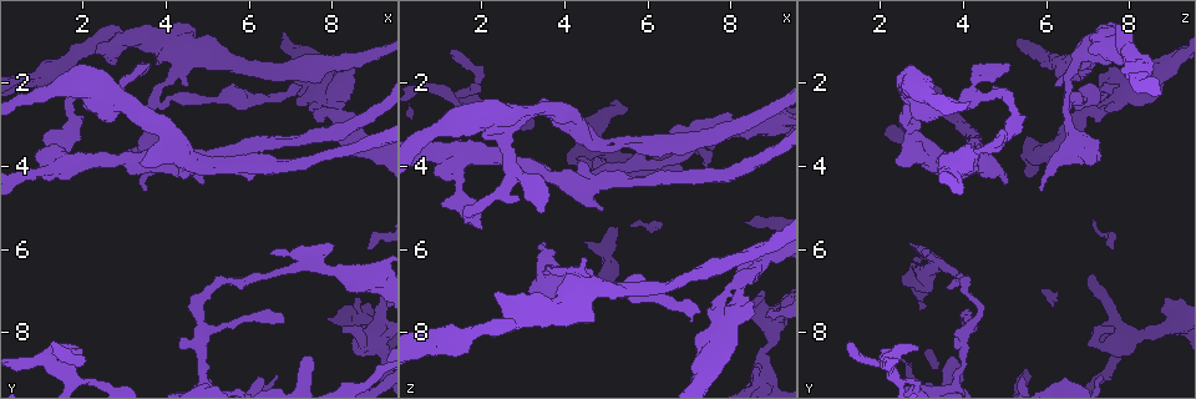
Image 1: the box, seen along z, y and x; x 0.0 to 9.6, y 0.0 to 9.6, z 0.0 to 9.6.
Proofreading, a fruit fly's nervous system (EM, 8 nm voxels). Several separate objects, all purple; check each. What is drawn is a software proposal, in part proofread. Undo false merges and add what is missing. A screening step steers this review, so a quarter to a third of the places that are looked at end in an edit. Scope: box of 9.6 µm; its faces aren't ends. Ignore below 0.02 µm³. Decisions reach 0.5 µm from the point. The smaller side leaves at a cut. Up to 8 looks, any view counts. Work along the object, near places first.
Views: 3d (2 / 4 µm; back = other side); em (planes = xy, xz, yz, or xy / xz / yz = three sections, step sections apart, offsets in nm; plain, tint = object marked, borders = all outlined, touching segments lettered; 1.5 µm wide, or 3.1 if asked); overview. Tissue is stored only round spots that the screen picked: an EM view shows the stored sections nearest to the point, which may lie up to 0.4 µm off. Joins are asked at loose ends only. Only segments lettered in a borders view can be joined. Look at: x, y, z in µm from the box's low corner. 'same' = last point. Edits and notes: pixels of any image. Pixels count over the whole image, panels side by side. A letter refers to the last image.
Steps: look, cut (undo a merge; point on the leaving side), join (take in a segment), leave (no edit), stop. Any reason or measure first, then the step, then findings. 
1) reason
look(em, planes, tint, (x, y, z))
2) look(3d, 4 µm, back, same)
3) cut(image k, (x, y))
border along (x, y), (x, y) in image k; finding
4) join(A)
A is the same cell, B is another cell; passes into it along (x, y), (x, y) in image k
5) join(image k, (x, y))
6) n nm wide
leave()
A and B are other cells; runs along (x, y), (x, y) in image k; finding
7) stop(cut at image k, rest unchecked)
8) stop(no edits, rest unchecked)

branch stops here
look(3d, 2 µm, (3.60, 4.55, 5.85))

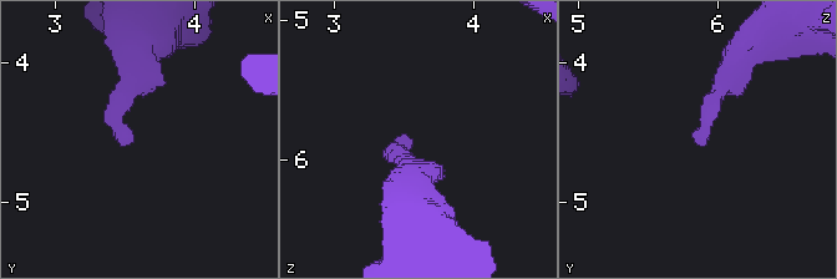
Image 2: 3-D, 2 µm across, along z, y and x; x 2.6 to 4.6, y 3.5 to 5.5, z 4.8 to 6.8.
need the tissue
look(em, planes, borders, (3.58, 4.56, 5.88))

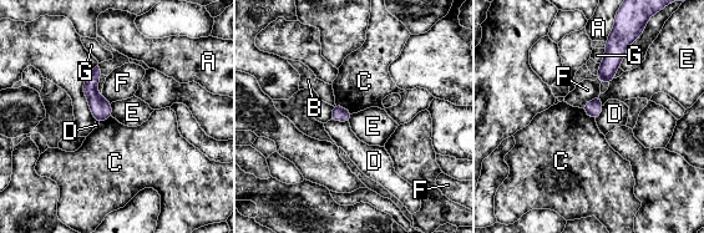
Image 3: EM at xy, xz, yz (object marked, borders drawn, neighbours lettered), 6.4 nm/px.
F touches over 140 nm
leave()
A, B, C, D, E, F and G are other cells; border along (110, 104), (112, 116) in image 3; no lettered segment goes on from it

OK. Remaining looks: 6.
thin neck
look(em, planes, borders, (3.65, 2.60, 6.50))

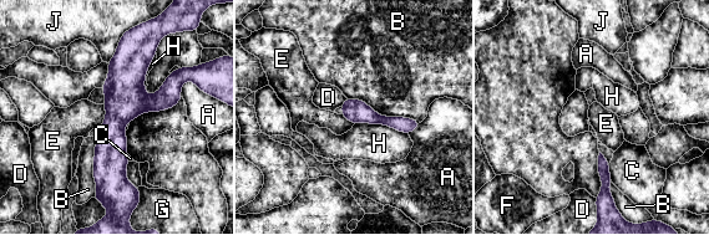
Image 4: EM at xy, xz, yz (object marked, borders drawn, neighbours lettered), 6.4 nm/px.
leave()
A, B, C, D, E, F, G, H and J are other cells; runs along (128, 42), (109, 190) in image 4; continuous, no second neuron

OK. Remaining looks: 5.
tapers out
look(3d, 2 µm, (1.25, 8.20, 1.25))

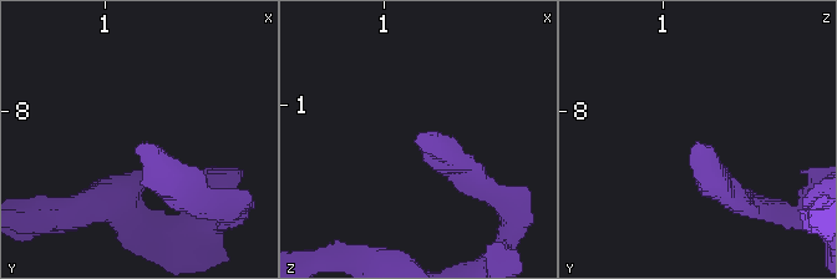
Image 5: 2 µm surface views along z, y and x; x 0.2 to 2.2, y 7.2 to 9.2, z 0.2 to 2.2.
look(em, xy, step 4, tint, (1.26, 8.24, 1.20))

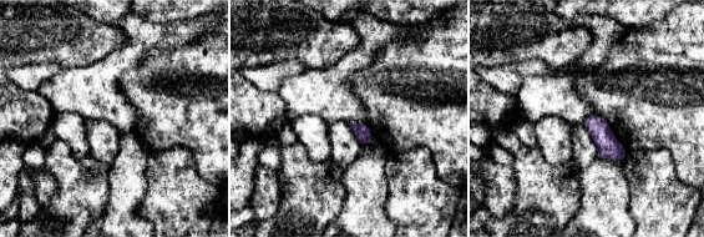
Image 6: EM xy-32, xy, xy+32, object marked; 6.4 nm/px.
cut it another way
look(em, planes, borders, same)

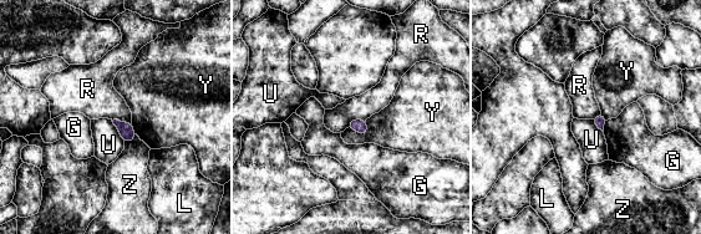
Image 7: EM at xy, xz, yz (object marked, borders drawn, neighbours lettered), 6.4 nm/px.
leave()
G, L, R, U, Y and Z are other cells; border along (365, 120), (352, 120), (346, 127) in image 7; no lettered segment goes on from it

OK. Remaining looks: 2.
stop(no edits, rest unchecked)

